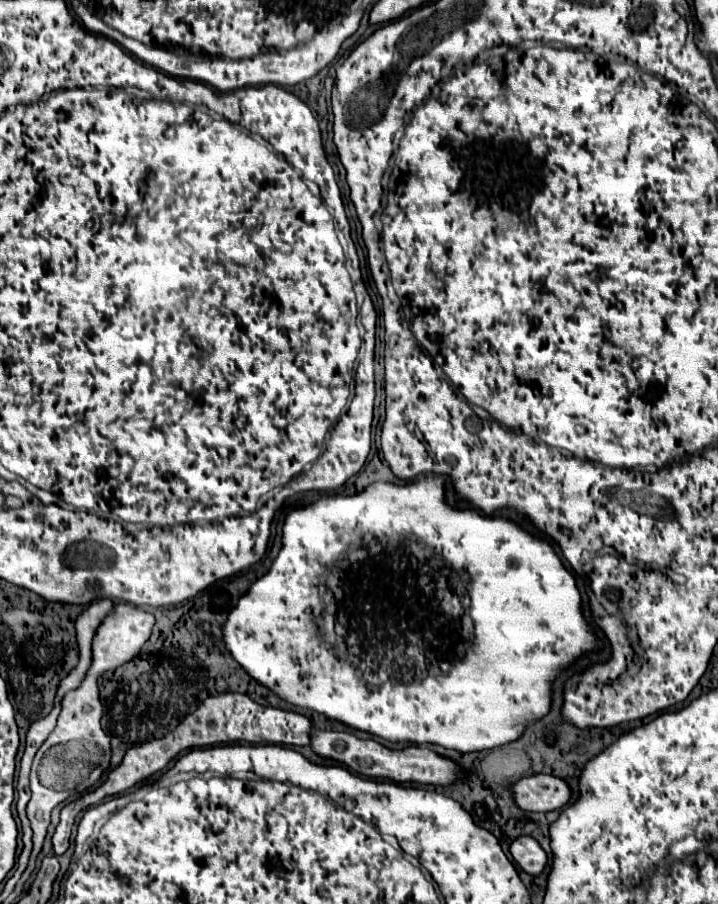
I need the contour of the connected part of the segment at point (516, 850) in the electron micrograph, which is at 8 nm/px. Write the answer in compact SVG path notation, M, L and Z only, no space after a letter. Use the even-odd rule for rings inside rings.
M518 836L510 844L510 854L514 862L528 874L538 876L546 866L546 852L540 848L540 844L530 836Z

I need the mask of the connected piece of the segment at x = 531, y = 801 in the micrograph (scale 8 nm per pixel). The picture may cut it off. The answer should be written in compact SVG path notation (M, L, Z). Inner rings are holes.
M550 774L524 776L512 784L512 800L524 812L550 812L570 800L570 788L562 778Z

